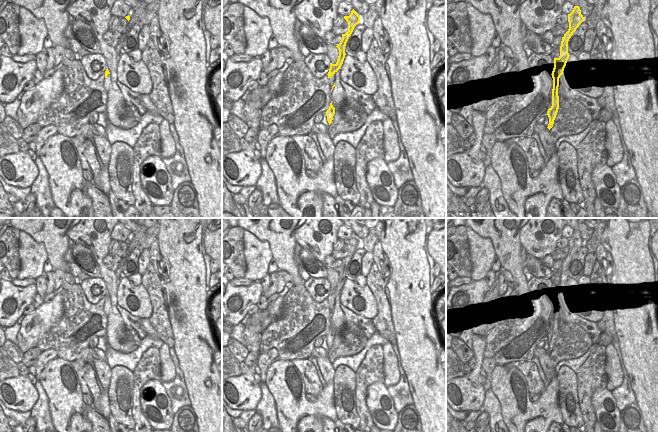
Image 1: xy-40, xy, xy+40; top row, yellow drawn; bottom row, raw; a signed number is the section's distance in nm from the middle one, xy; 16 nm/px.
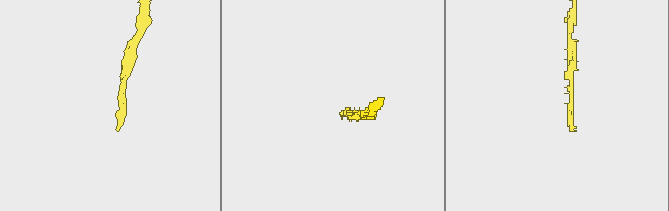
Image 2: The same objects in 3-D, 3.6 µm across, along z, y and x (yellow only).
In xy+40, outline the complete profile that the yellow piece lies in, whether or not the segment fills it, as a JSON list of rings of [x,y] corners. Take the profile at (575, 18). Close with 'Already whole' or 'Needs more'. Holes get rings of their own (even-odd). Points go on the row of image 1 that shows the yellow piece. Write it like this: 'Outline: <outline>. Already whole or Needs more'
Outline: [[[574,6],[572,12],[568,14],[569,29],[562,37],[560,56],[558,58],[554,58],[554,68],[551,74],[553,78],[552,106],[547,111],[547,115],[549,117],[549,124],[547,128],[549,130],[553,127],[554,120],[559,109],[559,78],[563,74],[567,60],[570,56],[568,53],[568,41],[573,33],[576,31],[576,29],[579,27],[579,25],[584,21],[584,19],[585,18],[581,14],[580,7]]]. Already whole

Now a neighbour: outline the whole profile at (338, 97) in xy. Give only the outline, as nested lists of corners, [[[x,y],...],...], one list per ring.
[[[341,69],[335,72],[335,86],[333,87],[333,90],[331,91],[331,101],[332,101],[333,107],[335,108],[335,112],[341,111],[346,101],[345,91],[342,85],[340,84],[340,81],[341,81],[340,70]]]

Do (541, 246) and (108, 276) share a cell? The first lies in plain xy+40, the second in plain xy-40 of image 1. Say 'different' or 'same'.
same

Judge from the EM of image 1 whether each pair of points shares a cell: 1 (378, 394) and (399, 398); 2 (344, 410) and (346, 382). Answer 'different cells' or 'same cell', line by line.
1: different cells
2: same cell

